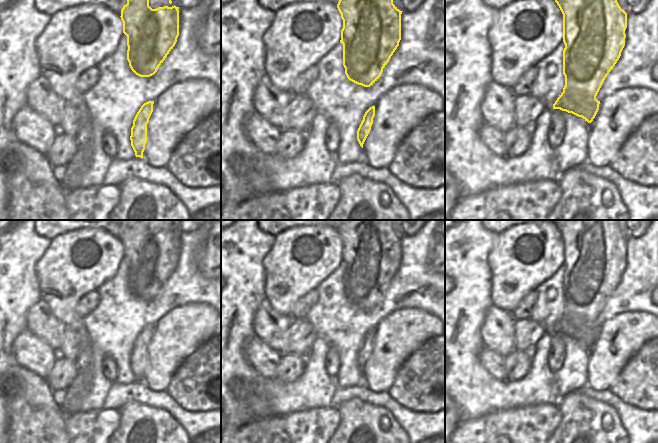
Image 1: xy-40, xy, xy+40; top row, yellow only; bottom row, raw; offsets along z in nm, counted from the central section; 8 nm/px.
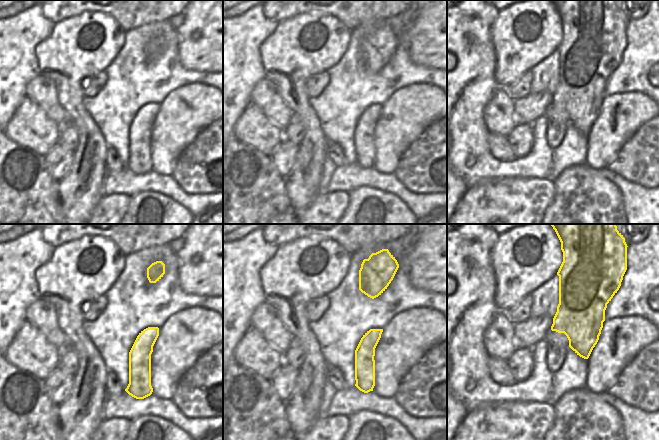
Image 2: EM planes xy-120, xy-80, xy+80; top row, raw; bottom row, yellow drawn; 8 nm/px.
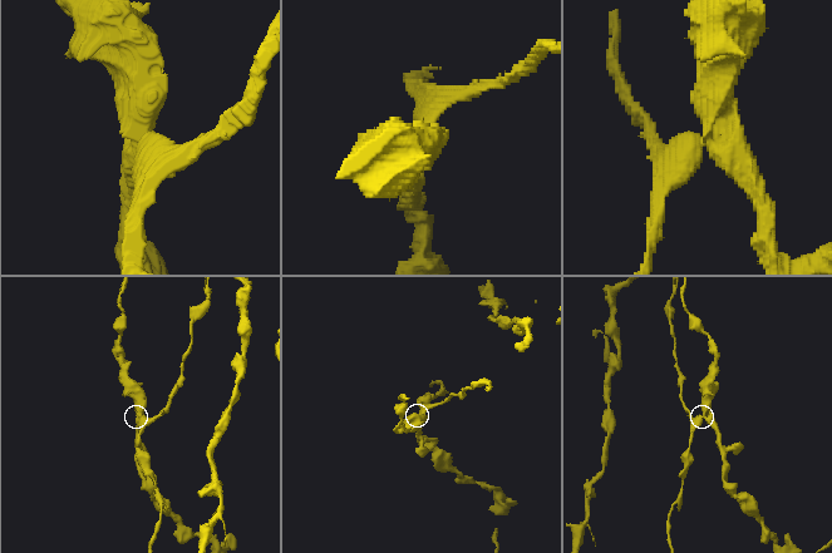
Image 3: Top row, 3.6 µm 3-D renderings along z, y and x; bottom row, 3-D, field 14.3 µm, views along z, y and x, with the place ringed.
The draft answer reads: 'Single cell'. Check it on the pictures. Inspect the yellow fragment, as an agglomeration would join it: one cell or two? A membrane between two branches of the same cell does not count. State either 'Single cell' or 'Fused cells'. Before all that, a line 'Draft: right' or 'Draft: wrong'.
Draft: wrong
Fused cells.

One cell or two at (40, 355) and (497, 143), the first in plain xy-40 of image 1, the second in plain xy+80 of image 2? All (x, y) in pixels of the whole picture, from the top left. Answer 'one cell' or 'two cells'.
one cell

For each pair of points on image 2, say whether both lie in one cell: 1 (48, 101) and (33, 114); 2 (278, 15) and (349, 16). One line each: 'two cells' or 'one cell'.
1: two cells
2: one cell

